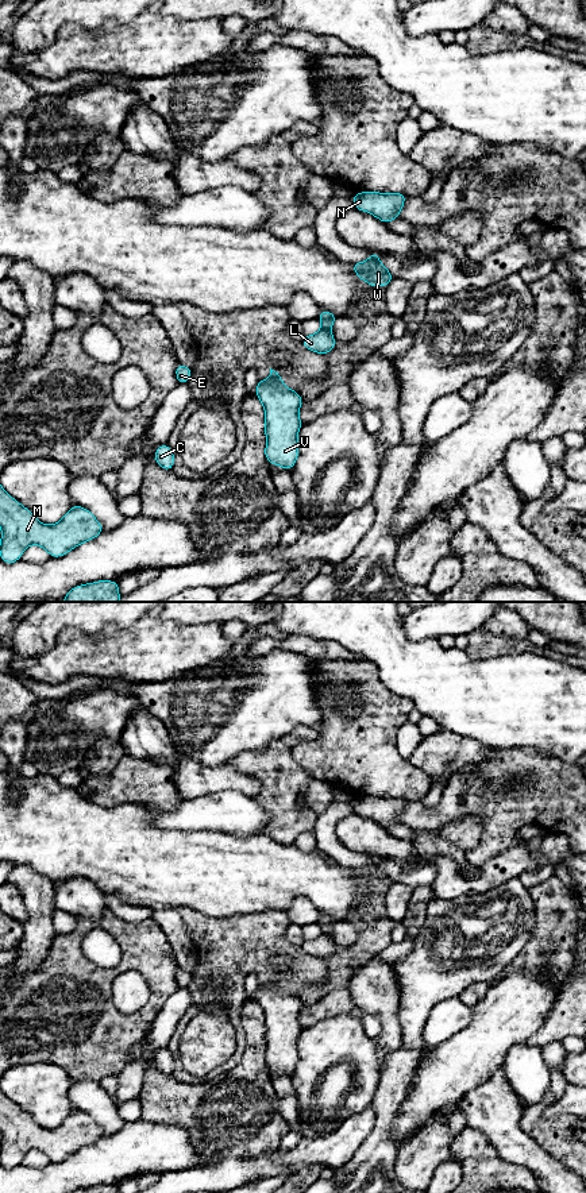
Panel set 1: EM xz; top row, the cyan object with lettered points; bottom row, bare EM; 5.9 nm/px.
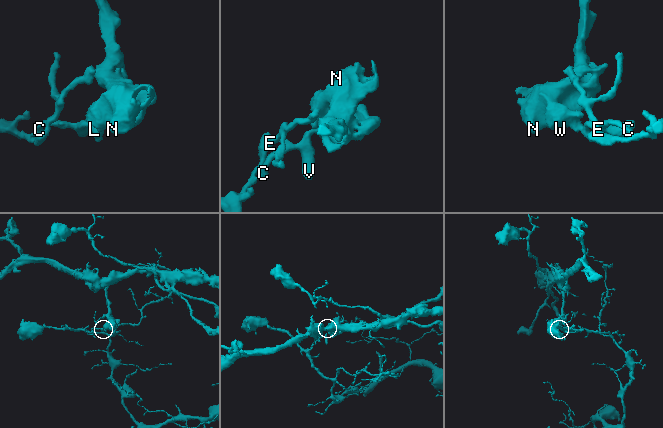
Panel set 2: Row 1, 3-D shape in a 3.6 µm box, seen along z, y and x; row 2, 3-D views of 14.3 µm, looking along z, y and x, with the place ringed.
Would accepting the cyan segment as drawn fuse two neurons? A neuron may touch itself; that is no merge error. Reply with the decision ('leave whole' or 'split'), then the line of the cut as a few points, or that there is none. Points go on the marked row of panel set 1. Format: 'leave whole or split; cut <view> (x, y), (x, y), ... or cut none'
split; cut xz (323, 328), (330, 332)

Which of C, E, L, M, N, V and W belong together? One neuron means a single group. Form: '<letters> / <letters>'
C E L M V / N W

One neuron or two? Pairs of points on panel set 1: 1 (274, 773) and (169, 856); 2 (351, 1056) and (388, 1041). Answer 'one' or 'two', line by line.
1: two
2: two

